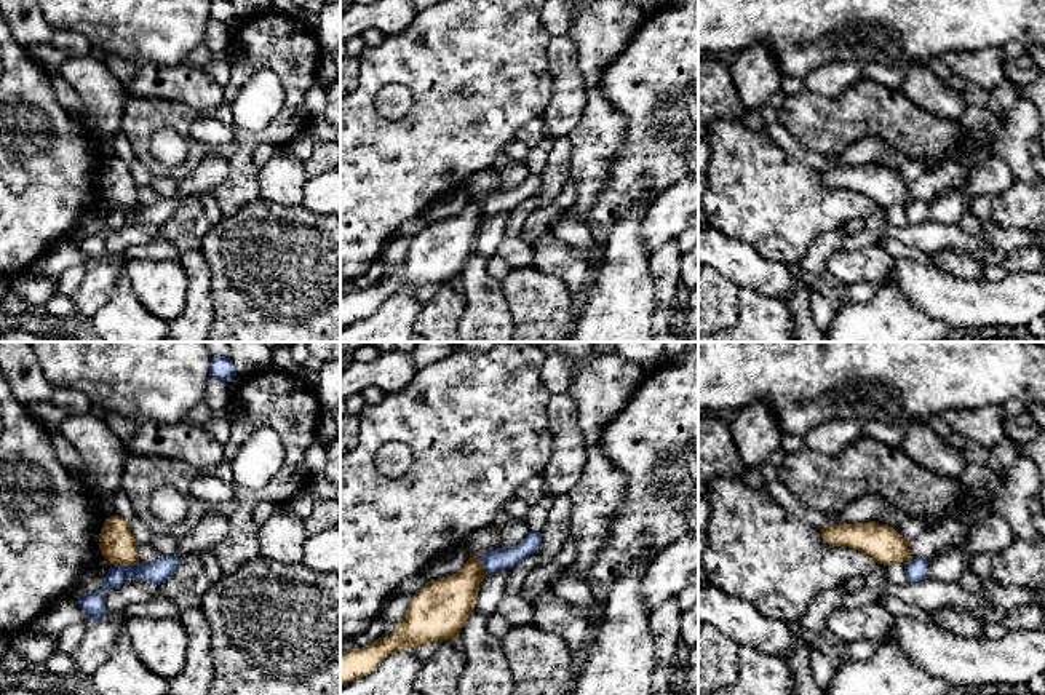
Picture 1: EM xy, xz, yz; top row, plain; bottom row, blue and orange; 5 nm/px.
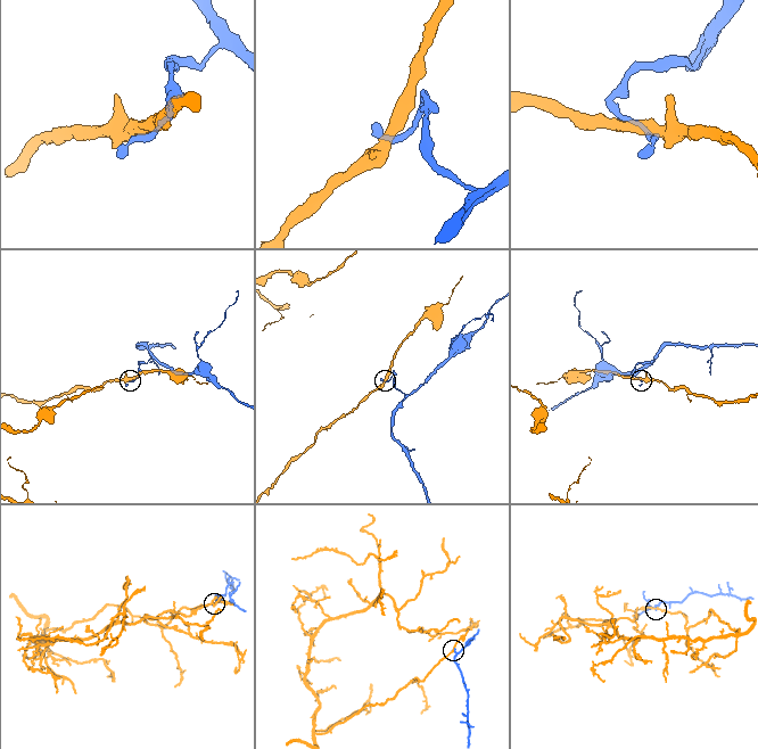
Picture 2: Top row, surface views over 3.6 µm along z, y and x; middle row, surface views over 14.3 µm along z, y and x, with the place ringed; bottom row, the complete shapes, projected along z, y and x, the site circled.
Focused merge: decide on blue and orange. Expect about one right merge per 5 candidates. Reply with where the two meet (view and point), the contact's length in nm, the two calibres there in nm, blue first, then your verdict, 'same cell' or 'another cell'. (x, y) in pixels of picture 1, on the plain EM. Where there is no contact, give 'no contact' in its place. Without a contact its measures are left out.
meets blue in xz at (481, 203); contact 130 nm long; 120 nm thick on the blue side, 240 nm on the other; another cell

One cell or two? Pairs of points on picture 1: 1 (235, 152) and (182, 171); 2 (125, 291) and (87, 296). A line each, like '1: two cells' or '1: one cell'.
1: one cell
2: two cells

